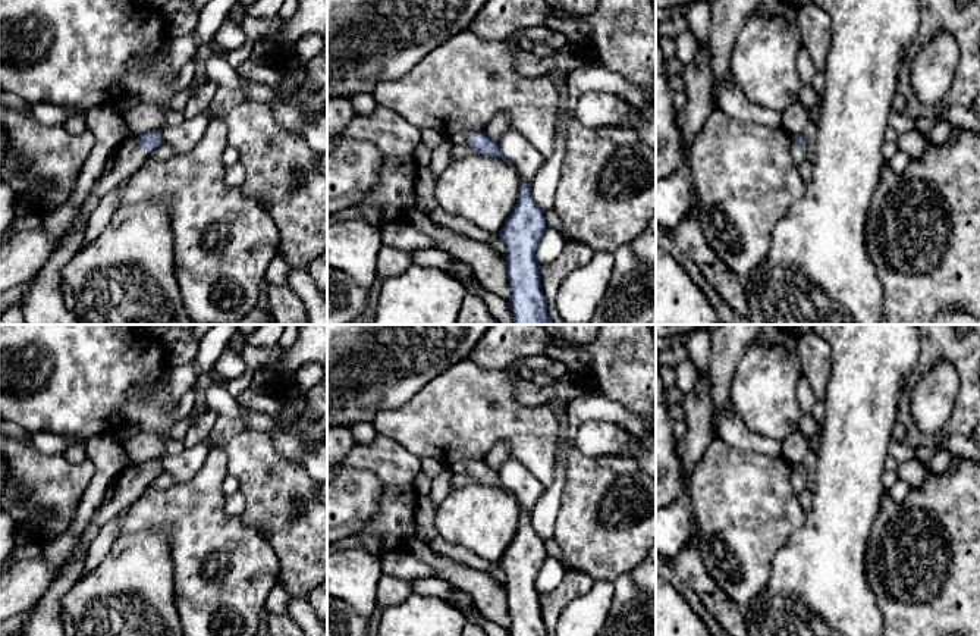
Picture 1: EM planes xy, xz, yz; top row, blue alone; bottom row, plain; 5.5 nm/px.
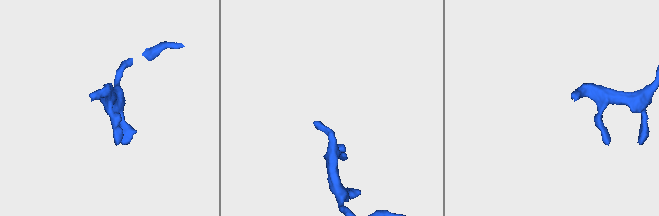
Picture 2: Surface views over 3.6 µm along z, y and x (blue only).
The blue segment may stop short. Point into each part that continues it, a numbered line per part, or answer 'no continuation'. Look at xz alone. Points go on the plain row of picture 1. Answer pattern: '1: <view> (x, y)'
1: xz (459, 467)

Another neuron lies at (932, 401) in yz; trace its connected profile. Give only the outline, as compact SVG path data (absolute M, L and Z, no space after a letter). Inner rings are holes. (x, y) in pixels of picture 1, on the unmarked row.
M939 360L914 386L910 408L924 435L939 432L949 420L959 379L948 360Z

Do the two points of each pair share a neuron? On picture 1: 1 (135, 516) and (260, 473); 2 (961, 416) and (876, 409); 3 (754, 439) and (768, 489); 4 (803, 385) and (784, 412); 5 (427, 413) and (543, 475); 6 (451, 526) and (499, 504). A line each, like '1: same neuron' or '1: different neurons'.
1: different neurons
2: different neurons
3: different neurons
4: different neurons
5: same neuron
6: same neuron

